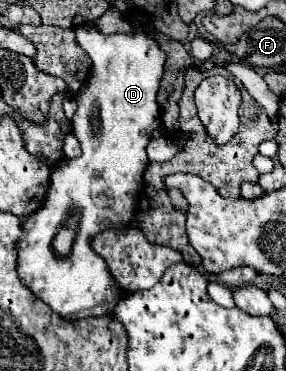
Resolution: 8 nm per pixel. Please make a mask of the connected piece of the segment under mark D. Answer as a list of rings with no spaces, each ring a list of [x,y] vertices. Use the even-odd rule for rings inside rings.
[[[136,21],[132,25],[138,31],[134,35],[102,35],[90,25],[74,29],[78,47],[92,59],[92,73],[76,95],[78,109],[72,119],[72,131],[80,141],[82,153],[76,159],[64,159],[52,169],[44,205],[22,219],[18,277],[64,319],[80,319],[86,311],[108,315],[122,299],[122,289],[90,243],[102,231],[130,227],[148,165],[146,145],[152,139],[154,127],[160,127],[156,95],[166,61],[166,53],[144,31],[144,25]],[[68,223],[74,223],[76,237],[70,253],[58,255],[52,241]]]

